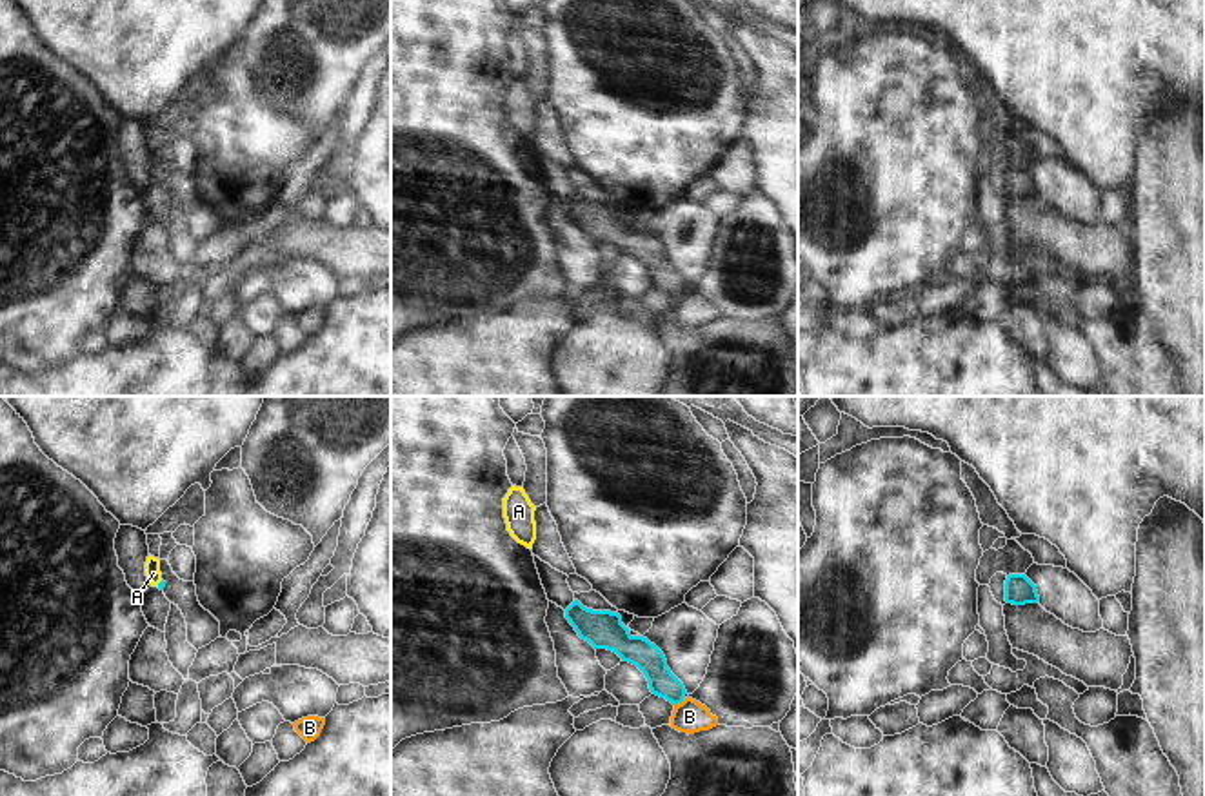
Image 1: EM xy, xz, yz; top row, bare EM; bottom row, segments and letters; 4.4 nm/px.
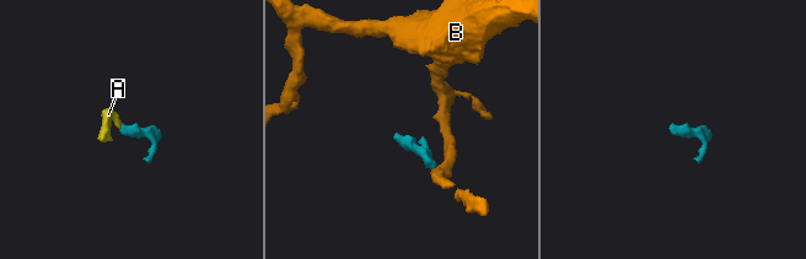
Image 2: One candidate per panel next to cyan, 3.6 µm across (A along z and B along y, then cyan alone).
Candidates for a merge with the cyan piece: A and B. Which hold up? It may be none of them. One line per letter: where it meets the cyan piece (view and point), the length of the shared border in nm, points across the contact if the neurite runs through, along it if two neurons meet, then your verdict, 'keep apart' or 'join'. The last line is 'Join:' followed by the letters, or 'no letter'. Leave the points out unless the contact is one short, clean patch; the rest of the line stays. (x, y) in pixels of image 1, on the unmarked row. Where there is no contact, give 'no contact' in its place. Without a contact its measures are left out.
A: contact xy (159, 177); length 40 nm; way xy (162, 177), (159, 177), (153, 166); join
B: contact xz (678, 295); length 50 nm; border xz (684, 293), (675, 298); keep apart
Join: A

